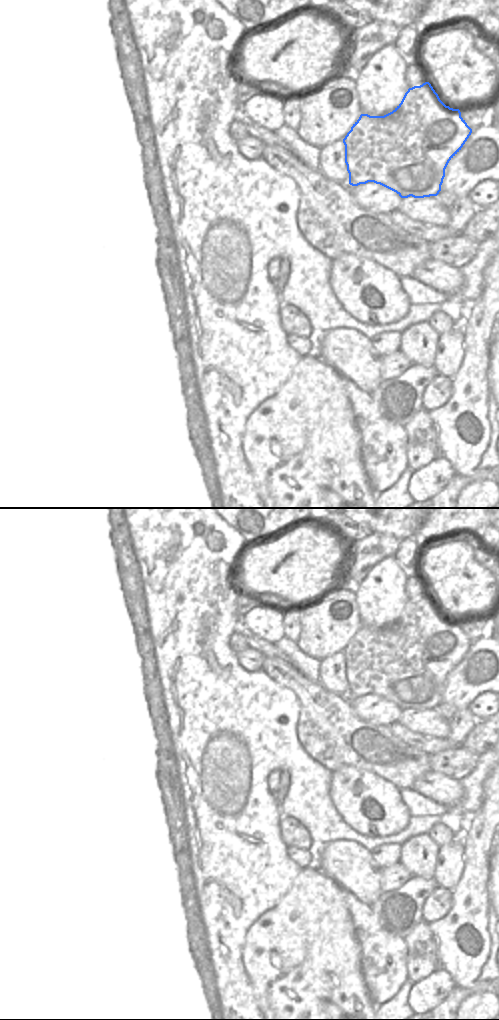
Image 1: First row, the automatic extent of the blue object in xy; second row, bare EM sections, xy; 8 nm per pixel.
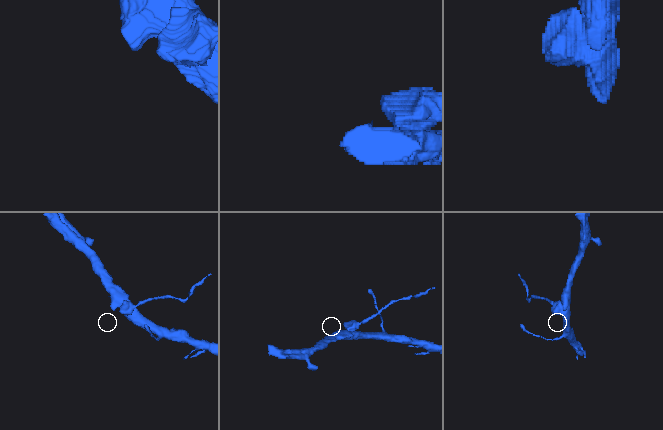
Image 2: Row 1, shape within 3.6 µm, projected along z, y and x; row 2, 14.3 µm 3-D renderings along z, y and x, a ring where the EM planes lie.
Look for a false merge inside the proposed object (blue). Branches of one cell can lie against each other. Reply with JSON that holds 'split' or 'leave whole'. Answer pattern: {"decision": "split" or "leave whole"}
{"decision": "split"}

